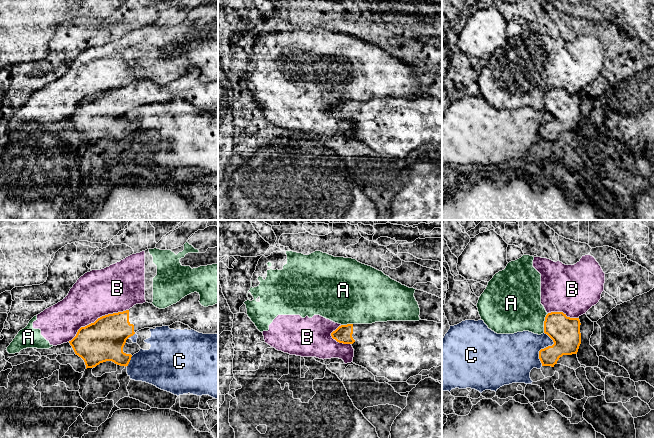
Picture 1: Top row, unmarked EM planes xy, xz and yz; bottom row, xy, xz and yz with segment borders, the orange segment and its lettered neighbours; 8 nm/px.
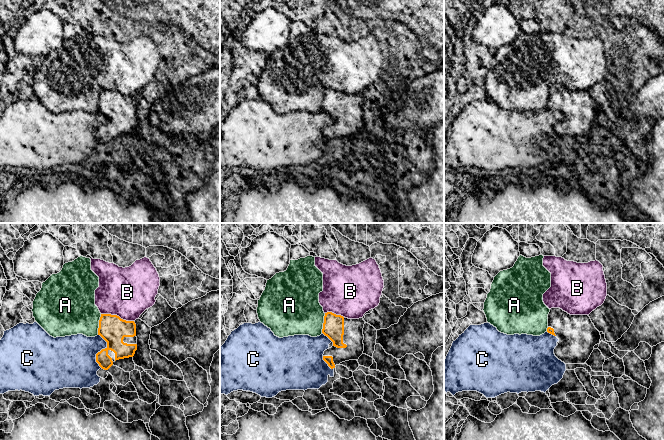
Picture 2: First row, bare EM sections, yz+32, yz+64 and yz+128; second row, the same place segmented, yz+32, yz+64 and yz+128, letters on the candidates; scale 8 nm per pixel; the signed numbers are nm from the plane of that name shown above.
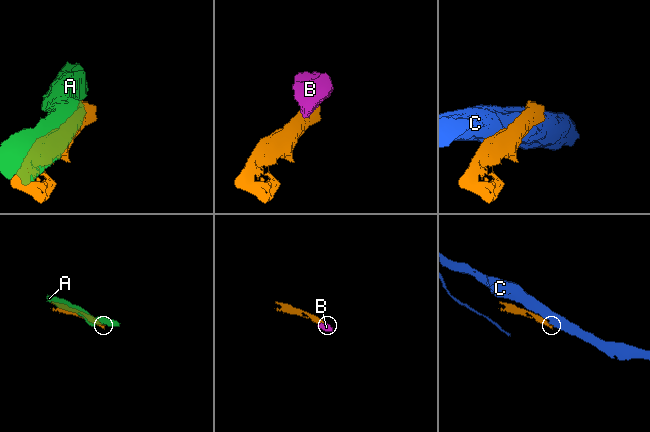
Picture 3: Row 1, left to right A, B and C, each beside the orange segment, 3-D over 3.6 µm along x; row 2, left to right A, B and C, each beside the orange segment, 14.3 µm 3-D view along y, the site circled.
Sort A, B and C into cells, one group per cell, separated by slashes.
A B / C

